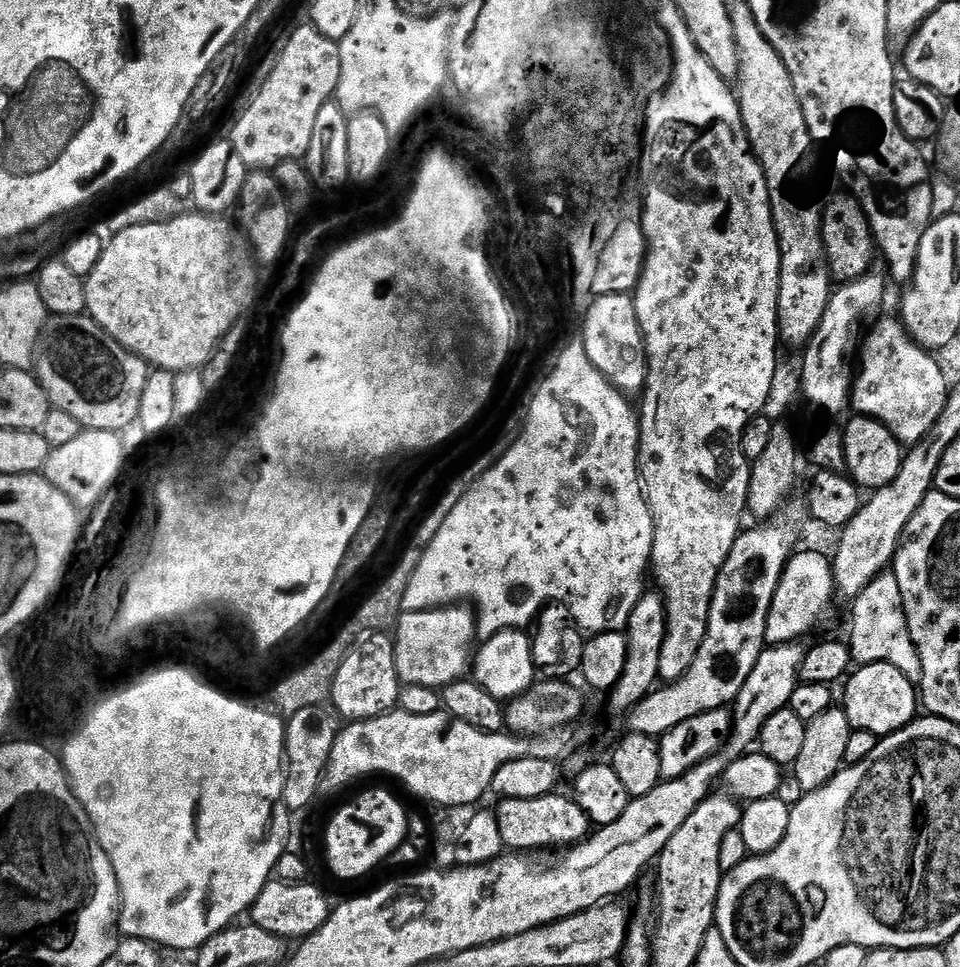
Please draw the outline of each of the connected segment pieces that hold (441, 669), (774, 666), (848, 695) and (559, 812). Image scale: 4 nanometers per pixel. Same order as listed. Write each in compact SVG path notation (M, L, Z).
M437 606L434 608L425 608L423 610L408 610L403 613L405 616L401 618L400 625L397 626L396 632L394 631L394 643L396 645L396 669L398 670L401 681L403 681L405 685L421 684L421 686L424 688L436 688L436 690L440 690L443 689L444 685L452 684L453 681L461 679L461 677L463 677L465 673L469 671L470 654L468 658L468 647L470 647L472 644L472 635L474 635L476 632L476 624L478 625L478 620L471 611L468 613L466 609L456 607L464 606Z
M788 643L792 644L777 646L776 652L780 656L776 656L774 649L769 646L765 647L760 652L760 657L754 664L750 676L746 678L745 684L735 696L734 703L730 708L730 735L722 748L722 752L725 752L728 758L745 755L759 741L760 731L766 718L770 718L770 714L774 714L777 708L789 707L792 696L798 687L802 648L796 645L799 643Z
M868 662L865 668L860 668L847 677L846 685L848 689L844 692L842 707L847 714L848 720L853 729L862 732L873 732L878 738L883 738L889 732L897 732L900 728L905 728L911 720L918 715L918 688L914 683L913 677L906 675L905 672L887 662Z
M549 794L542 797L501 799L500 805L494 808L498 820L498 826L501 827L501 838L503 843L512 850L520 850L516 848L542 848L546 844L566 843L566 846L575 845L579 841L583 841L590 832L590 821L588 816L582 810L582 806L576 803L571 795L556 796L557 794Z

